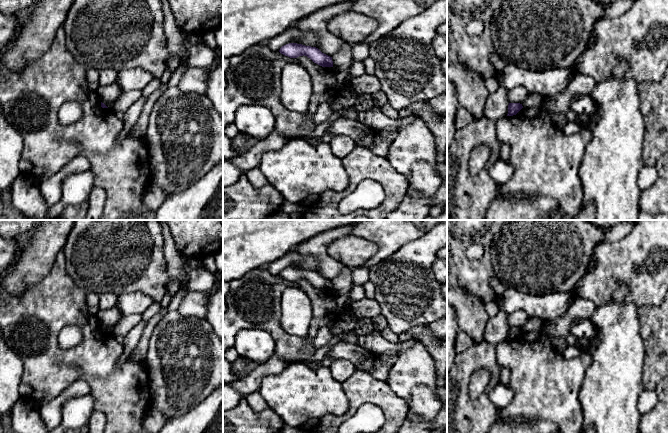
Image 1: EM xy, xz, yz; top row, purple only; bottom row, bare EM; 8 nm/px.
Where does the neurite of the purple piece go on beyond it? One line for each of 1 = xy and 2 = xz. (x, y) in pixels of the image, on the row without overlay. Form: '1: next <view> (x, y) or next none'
1: next none
2: next none

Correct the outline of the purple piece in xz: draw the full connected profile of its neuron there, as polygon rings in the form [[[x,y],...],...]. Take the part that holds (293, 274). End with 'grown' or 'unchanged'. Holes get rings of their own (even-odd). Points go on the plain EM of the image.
[[[289,267],[282,270],[279,276],[290,282],[297,282],[304,279],[322,291],[333,291],[332,281],[322,277],[316,271],[305,270],[297,267]]]; unchanged

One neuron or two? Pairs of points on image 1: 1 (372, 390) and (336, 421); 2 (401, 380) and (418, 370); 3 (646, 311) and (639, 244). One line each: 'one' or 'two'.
1: one
2: one
3: two

